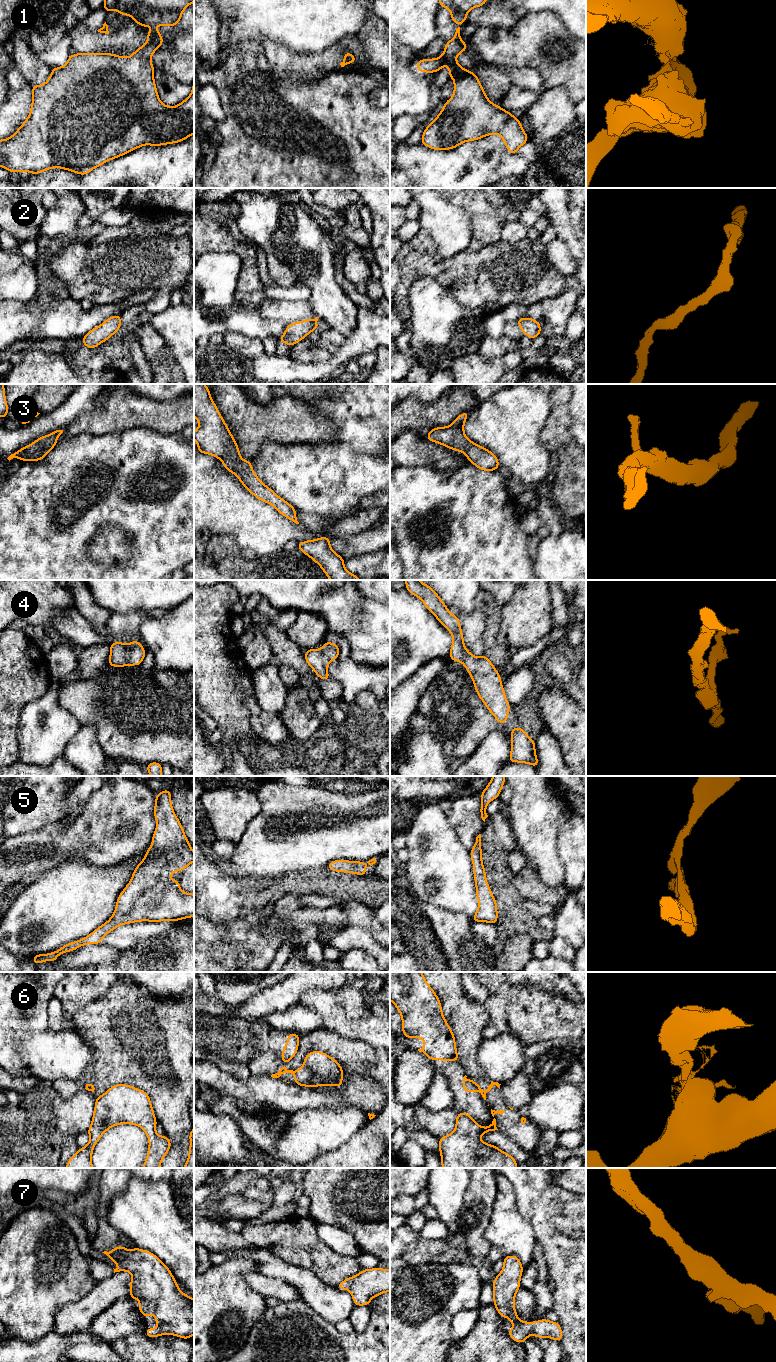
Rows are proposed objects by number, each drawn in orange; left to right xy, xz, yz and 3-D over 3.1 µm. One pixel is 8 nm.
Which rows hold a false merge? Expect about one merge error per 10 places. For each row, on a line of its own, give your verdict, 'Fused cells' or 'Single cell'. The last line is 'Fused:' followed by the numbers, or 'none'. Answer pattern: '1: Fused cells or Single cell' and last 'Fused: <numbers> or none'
1: Fused cells
2: Single cell
3: Single cell
4: Single cell
5: Single cell
6: Fused cells
7: Single cell
Fused: 1, 6

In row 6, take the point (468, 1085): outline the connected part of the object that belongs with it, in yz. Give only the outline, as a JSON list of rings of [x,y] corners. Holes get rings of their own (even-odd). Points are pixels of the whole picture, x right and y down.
[[[465,1075],[463,1077],[463,1091],[465,1092],[478,1092],[477,1083],[472,1079],[468,1080]]]

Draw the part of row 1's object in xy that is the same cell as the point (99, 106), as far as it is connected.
[[[150,40],[132,53],[130,57],[118,56],[111,53],[77,53],[69,56],[67,63],[62,67],[52,68],[51,76],[43,85],[32,85],[32,105],[30,114],[19,129],[8,139],[0,140],[0,167],[9,172],[27,171],[39,174],[52,168],[62,168],[71,172],[86,175],[94,168],[101,166],[109,160],[125,155],[143,145],[160,146],[178,143],[194,134],[194,83],[188,98],[174,107],[163,104],[158,96],[154,81],[154,66],[150,60],[153,53],[163,45],[162,40]]]

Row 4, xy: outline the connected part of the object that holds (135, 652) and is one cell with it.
[[[134,639],[130,645],[123,642],[114,642],[110,644],[109,668],[112,666],[123,667],[130,665],[141,665],[146,650]]]

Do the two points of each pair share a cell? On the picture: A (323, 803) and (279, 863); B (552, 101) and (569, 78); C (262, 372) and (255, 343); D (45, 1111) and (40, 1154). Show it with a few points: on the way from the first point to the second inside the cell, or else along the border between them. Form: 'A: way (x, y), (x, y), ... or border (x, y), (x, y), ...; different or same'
A: way (320, 818), (291, 848); same
B: border (560, 85), (566, 90), (568, 97), (575, 105); different
C: border (264, 352), (251, 359); different
D: way (40, 1122), (40, 1143); same

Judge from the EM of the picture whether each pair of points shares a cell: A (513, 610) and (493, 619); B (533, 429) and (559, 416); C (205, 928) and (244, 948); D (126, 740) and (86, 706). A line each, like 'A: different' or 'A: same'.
A: different
B: different
C: same
D: same

